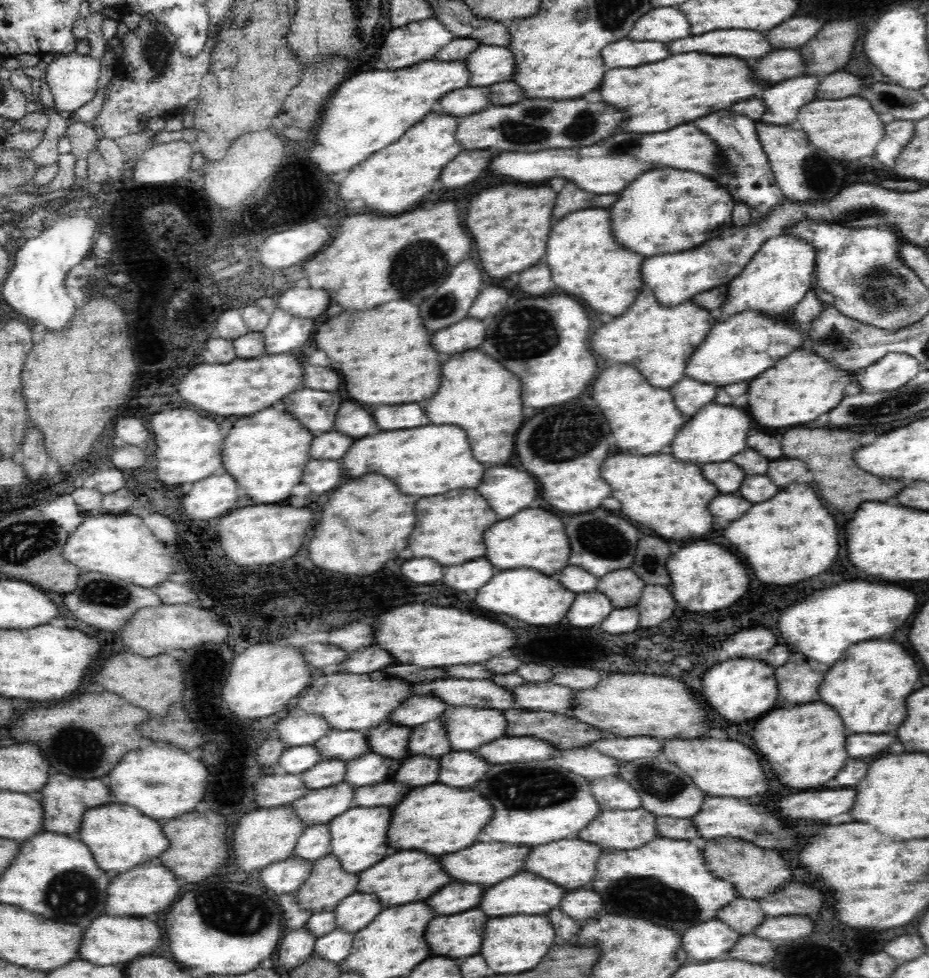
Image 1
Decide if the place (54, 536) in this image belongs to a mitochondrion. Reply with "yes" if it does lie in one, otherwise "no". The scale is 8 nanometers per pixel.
yes

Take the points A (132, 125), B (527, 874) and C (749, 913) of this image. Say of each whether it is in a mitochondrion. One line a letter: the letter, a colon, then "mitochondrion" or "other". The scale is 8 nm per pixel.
A: other
B: other
C: other

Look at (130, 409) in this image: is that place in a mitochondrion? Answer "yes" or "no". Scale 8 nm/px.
no

